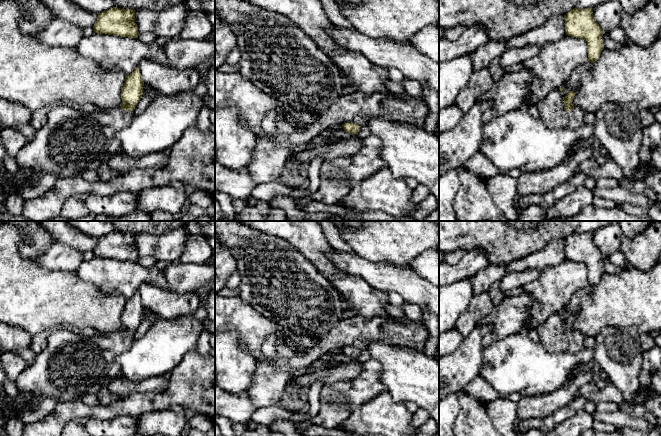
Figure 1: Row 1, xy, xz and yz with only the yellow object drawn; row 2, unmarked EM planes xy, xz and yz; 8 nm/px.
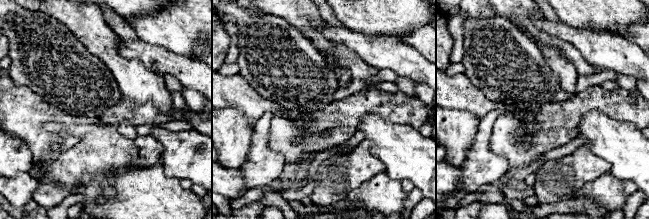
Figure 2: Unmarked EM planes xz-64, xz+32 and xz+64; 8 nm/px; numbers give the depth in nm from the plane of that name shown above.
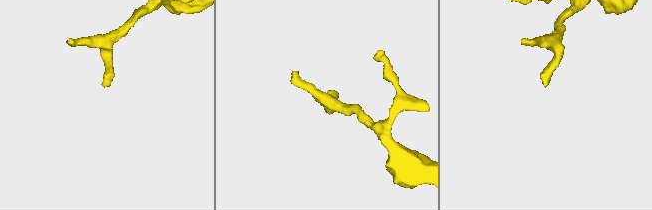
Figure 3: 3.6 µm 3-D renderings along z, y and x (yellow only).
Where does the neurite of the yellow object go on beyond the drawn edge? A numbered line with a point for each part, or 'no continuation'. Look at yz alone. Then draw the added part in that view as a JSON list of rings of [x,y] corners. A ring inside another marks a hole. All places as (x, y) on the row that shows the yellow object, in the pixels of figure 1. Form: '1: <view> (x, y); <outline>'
1: yz (576, 116); [[[574,106],[574,108],[569,113],[567,126],[571,129],[576,129],[584,125],[584,113],[585,112],[579,107]]]

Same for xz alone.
1: xz (339, 134); [[[341,128],[341,129],[335,130],[333,132],[333,135],[331,136],[330,141],[333,141],[333,140],[341,140],[341,139],[348,138],[350,136],[353,136],[353,135],[354,134],[348,133],[343,128]]]

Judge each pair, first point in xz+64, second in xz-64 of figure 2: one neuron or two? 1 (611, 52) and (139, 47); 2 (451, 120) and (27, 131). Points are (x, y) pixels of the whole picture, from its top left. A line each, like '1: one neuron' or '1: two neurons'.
1: one neuron
2: two neurons

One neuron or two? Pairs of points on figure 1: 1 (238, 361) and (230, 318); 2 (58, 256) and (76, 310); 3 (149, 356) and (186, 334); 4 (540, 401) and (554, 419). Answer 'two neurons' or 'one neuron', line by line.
1: two neurons
2: two neurons
3: one neuron
4: two neurons

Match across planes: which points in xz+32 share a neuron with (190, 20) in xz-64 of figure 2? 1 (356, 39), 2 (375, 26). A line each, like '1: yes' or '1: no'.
1: no
2: yes

